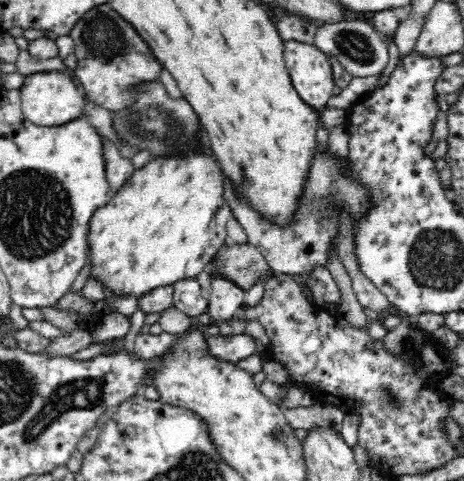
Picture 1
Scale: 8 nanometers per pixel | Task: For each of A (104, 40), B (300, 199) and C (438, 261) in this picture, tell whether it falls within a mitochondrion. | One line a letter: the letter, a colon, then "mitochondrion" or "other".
A: mitochondrion
B: other
C: mitochondrion

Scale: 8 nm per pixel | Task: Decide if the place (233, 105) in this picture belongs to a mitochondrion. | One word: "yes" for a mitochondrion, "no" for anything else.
no

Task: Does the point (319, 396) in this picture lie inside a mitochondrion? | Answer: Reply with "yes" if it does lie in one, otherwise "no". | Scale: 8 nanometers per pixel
no

